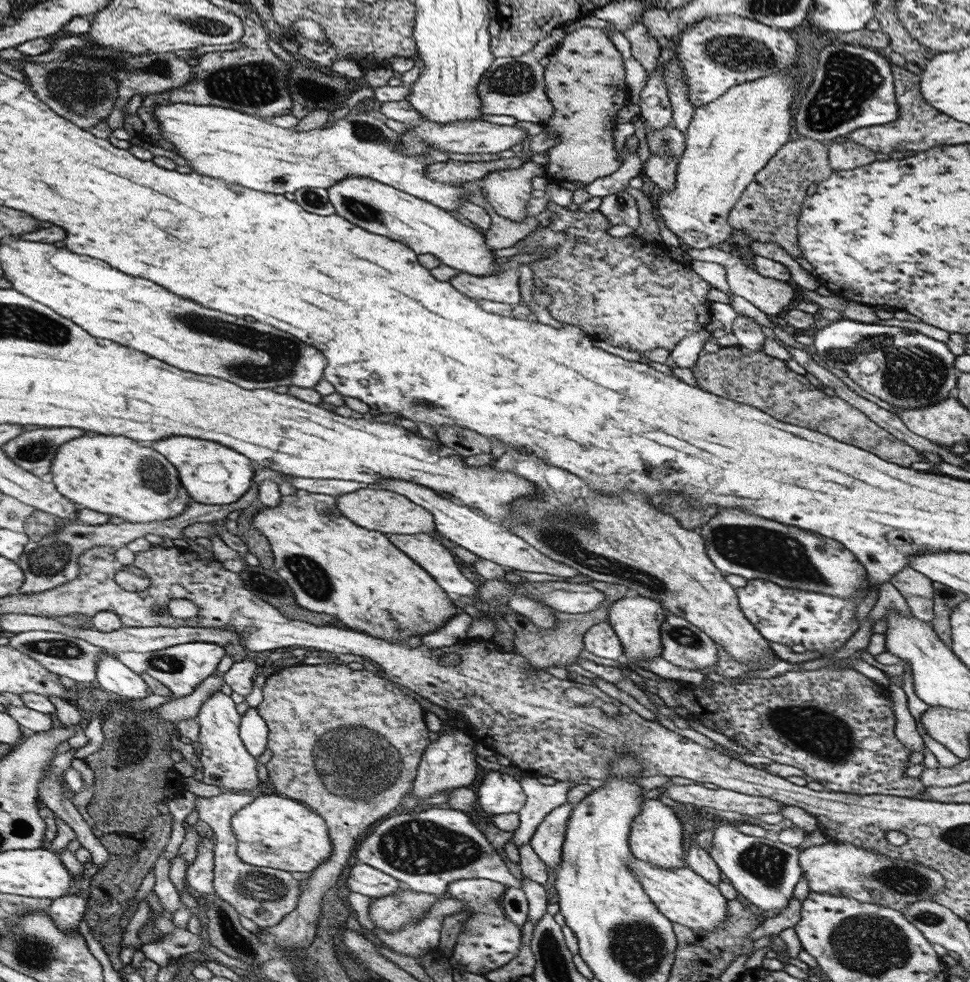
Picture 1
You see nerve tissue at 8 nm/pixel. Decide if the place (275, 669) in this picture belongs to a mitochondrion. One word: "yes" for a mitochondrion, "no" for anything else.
no

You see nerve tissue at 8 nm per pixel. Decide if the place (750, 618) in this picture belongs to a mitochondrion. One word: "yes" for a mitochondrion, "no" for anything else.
no

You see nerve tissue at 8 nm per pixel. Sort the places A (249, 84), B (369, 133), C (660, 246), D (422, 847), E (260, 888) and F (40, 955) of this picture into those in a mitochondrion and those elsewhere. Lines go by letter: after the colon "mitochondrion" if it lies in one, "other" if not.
A: mitochondrion
B: mitochondrion
C: other
D: mitochondrion
E: mitochondrion
F: mitochondrion

